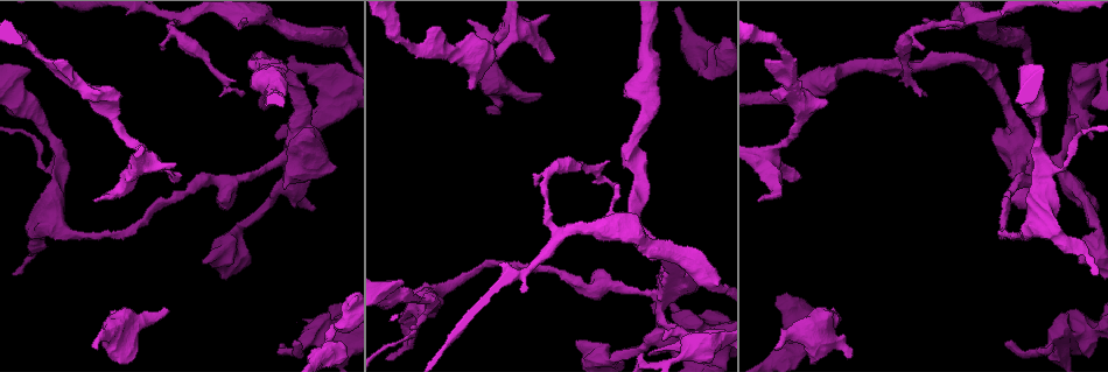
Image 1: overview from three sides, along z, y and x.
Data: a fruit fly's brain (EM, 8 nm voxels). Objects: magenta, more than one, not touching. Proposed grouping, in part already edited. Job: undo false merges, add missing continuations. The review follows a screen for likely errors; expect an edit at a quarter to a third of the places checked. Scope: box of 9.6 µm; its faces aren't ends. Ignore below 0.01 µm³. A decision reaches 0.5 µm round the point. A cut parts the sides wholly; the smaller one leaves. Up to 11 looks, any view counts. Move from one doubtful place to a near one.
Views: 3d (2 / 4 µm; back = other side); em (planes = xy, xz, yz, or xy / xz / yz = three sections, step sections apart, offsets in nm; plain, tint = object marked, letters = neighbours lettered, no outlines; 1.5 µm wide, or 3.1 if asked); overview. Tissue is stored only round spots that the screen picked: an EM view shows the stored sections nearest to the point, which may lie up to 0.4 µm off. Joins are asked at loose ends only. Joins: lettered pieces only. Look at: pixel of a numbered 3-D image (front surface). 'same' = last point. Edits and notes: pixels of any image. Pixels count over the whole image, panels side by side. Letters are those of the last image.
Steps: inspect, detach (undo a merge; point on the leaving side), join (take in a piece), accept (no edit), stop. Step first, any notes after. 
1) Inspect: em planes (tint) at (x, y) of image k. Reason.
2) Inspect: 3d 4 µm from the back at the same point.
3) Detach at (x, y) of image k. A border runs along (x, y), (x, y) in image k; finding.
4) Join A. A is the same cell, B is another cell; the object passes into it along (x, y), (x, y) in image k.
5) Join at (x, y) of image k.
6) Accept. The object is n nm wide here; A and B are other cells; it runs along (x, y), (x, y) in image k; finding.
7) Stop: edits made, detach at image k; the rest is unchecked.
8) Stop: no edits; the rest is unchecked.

Inspect: em xy step 4 (tint) at (418, 299) of image 1. Narrows sharply.

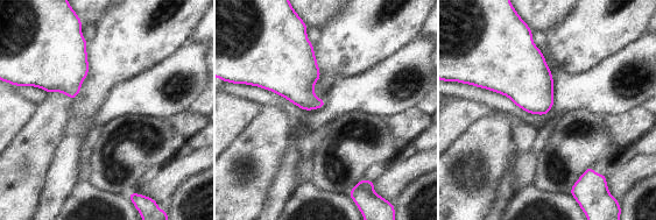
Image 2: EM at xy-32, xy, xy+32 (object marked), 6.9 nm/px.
Inspect: em planes (letters) at the same point.

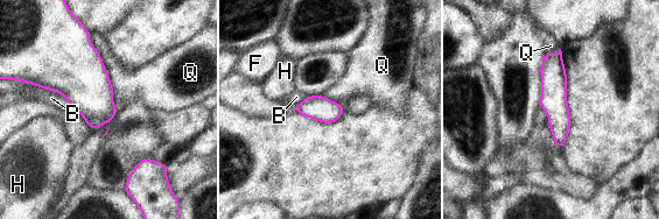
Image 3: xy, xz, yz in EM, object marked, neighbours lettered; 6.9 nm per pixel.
Accept. The object is 180 nm wide here; B, F, H and Q are other cells; one neuron here.

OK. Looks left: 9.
Inspect: em yz step 8 (tint) at (675, 276) of image 1. Thick turns thin.

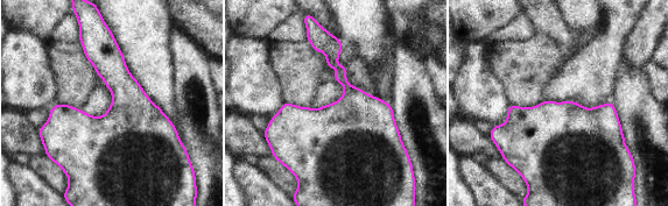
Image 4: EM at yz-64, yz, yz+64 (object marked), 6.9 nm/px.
Inspect: em planes (letters) at the same point. Another direction.

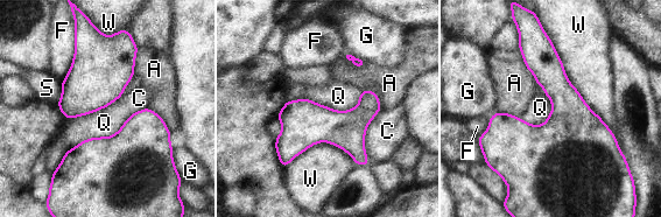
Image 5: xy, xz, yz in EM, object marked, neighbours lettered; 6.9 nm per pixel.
Accept. The longest contact is with W, 750 nm; A, C, F, G, Q, S and W are other cells; a border runs along (131, 113), (112, 134), (67, 151) in image 5; all the same neuron.

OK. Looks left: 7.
Inspect: em yz step 4 (letters) at (1075, 115) of image 1. Branch stops here.

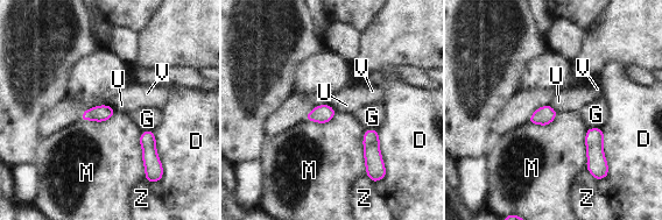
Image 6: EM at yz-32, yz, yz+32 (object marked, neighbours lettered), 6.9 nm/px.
Accept. The object is 120 nm wide here; D, G, M, U, V and Z are other cells; a border runs along (328, 104), (337, 113) in image 6; no lettered piece goes on from it.

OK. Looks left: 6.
Inspect: em planes (plain) at (243, 95) of image 1. Tapers out.

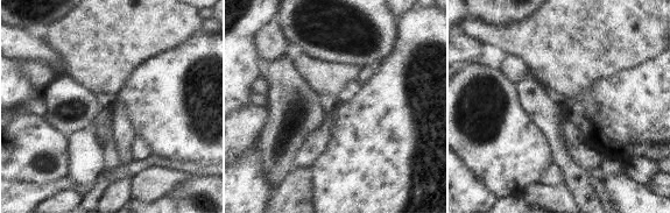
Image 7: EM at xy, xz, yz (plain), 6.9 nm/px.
Inspect: em planes (letters) at the same point.

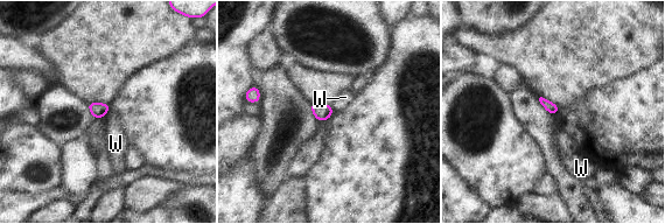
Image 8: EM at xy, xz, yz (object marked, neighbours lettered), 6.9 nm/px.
Accept. The longest contact is with W, 50 nm; W is another cell; a border runs along (330, 105), (334, 111) in image 8; no lettered piece goes on from it.

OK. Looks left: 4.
Stop: no edits; the rest is unchecked.

